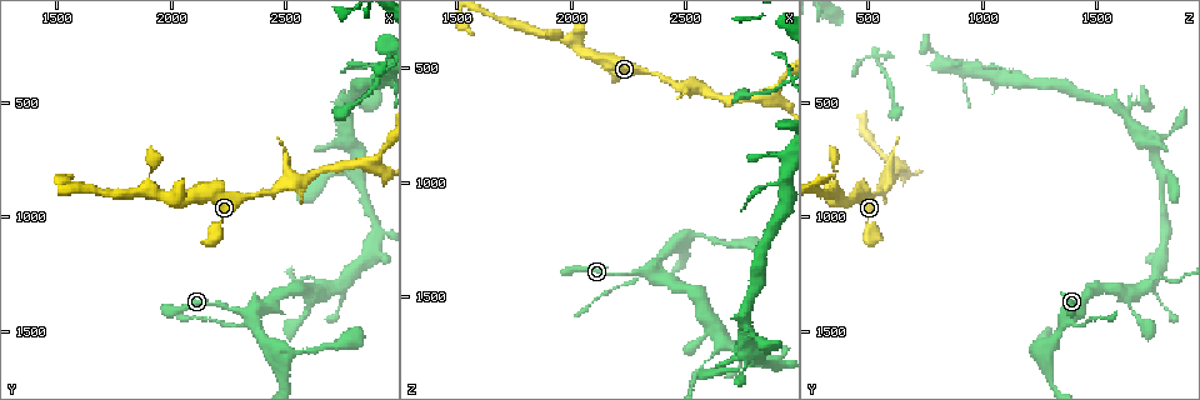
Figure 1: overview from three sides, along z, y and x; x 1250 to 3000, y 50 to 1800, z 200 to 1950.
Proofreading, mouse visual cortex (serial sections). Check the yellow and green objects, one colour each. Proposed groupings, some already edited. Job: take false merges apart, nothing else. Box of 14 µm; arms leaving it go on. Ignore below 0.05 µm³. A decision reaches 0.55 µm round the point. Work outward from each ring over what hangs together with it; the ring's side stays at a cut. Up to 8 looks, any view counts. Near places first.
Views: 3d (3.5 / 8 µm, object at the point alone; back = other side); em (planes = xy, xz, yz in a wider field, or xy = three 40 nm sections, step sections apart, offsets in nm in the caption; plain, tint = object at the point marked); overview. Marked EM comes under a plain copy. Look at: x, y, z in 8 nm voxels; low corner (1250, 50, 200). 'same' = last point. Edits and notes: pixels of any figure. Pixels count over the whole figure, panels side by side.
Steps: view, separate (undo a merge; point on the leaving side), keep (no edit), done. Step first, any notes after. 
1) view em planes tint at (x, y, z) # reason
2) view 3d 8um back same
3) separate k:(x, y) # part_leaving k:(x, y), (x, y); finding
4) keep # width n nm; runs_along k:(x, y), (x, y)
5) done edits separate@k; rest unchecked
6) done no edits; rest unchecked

view 3d 3.5um at (2340, 1430, 1370) # sharp bend

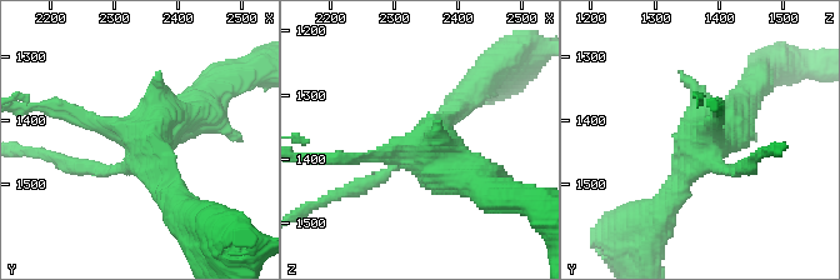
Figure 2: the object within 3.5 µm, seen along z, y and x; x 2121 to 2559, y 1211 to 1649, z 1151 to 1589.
view em xy step 1 tint at (2340, 1420, 1385)

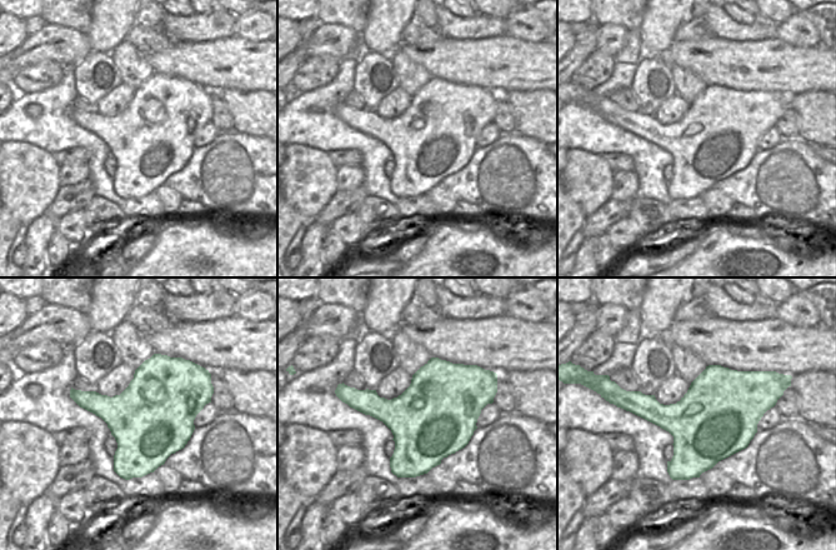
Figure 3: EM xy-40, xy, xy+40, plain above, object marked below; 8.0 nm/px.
view em xy step 3 tint same # another direction

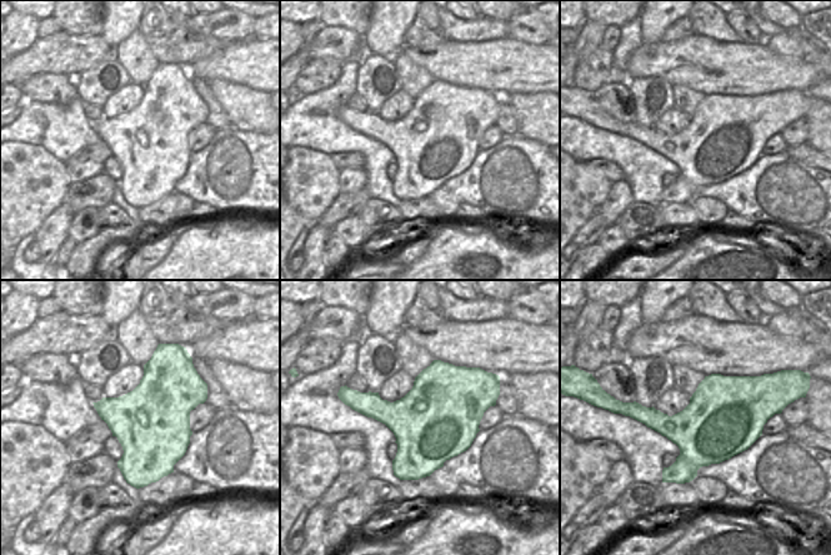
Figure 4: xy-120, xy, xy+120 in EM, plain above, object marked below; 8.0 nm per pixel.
keep # runs_along 2:(346, 158), (423, 148), (484, 186); continuous, no second cell

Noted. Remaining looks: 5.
view 3d 8um at (2600, 1260, 1770) # calibre changes

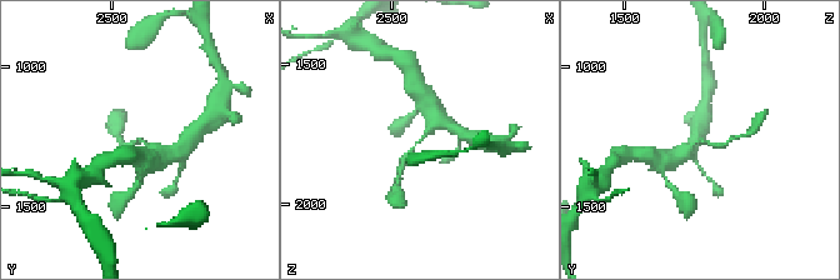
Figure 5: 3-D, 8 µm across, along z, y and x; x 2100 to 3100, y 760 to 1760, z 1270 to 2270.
view em xy step 2 tint at (2610, 1270, 1770) # arm_widths 200, 500 nm

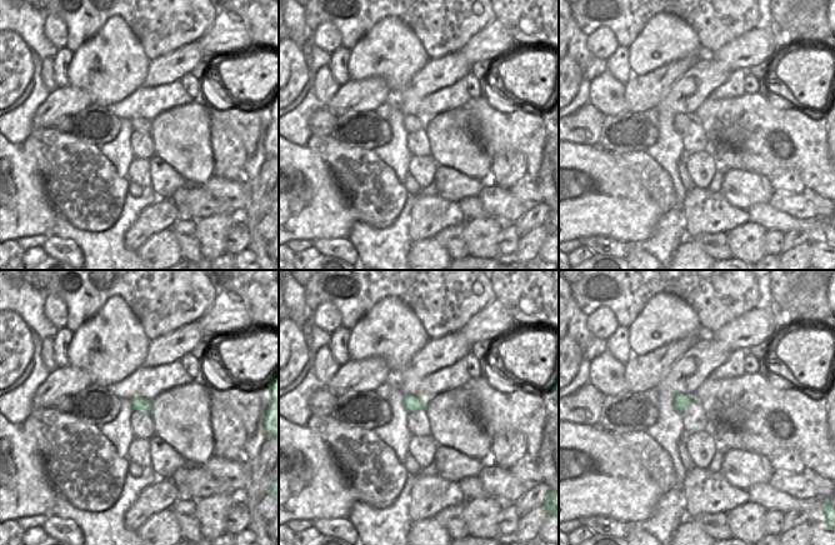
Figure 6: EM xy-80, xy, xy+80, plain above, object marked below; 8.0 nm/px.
keep # runs_along 5:(435, 115), (401, 166); continuous, no second cell

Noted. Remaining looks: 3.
view 3d 3.5um at (2830, 830, 1780) # two arms in line, one across

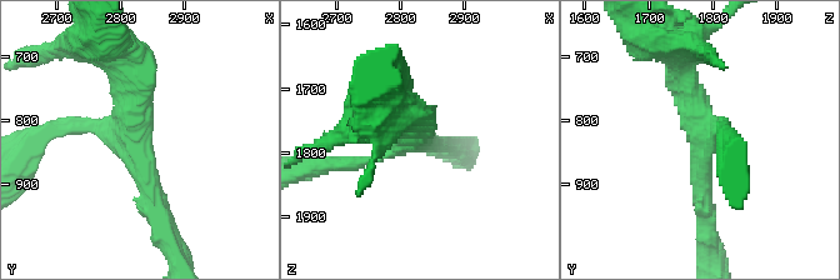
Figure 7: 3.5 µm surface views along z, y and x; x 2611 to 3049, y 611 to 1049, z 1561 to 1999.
view em xy step 1 tint at (2815, 825, 1785) # arms 3; arm_widths 150, 250, 350 nm

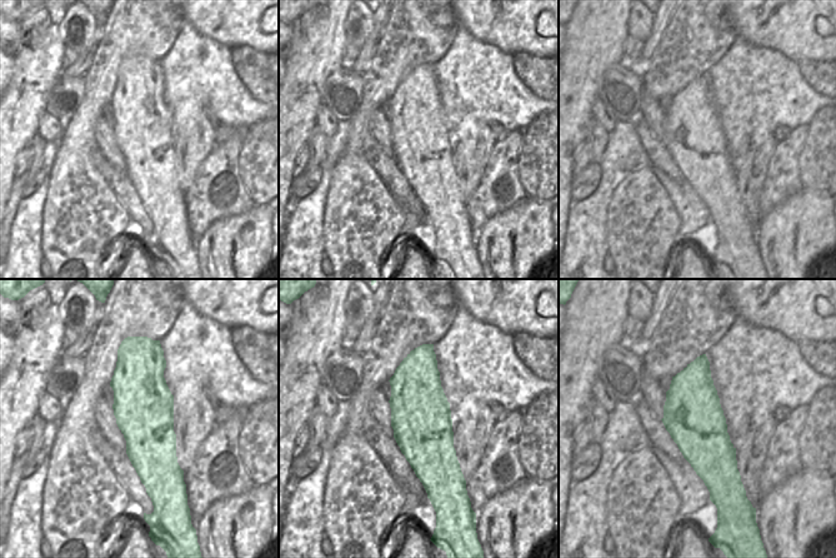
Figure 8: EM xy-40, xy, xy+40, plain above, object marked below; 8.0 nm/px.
keep # runs_along 7:(159, 210), (118, 56); all the same cell

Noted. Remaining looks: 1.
done no edits; rest unchecked

